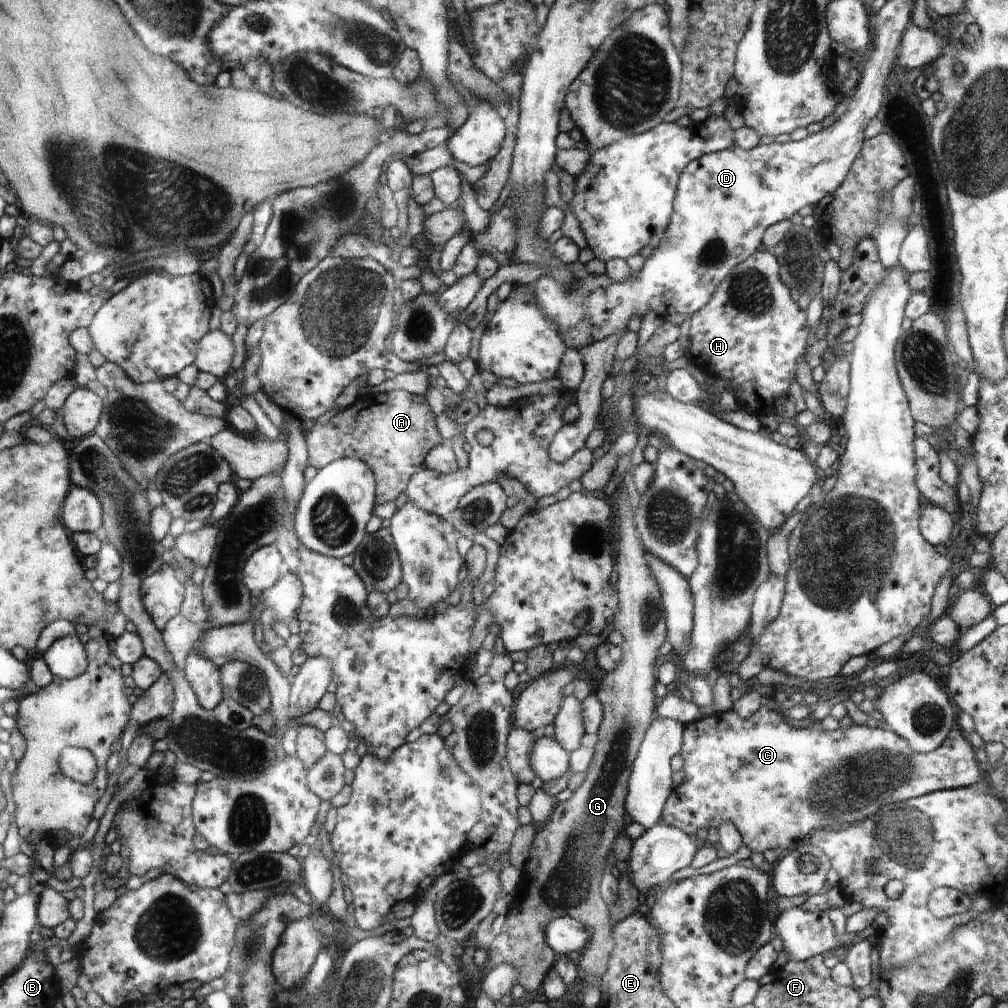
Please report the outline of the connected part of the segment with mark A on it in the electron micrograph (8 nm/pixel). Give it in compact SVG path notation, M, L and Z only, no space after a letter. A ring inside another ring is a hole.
M401 390L386 393L364 391L354 404L324 424L317 422L306 432L306 442L310 442L310 466L322 468L344 456L364 460L370 470L374 470L375 504L394 503L409 486L413 474L424 466L426 455L433 446L447 441L438 433L436 415L424 395Z

